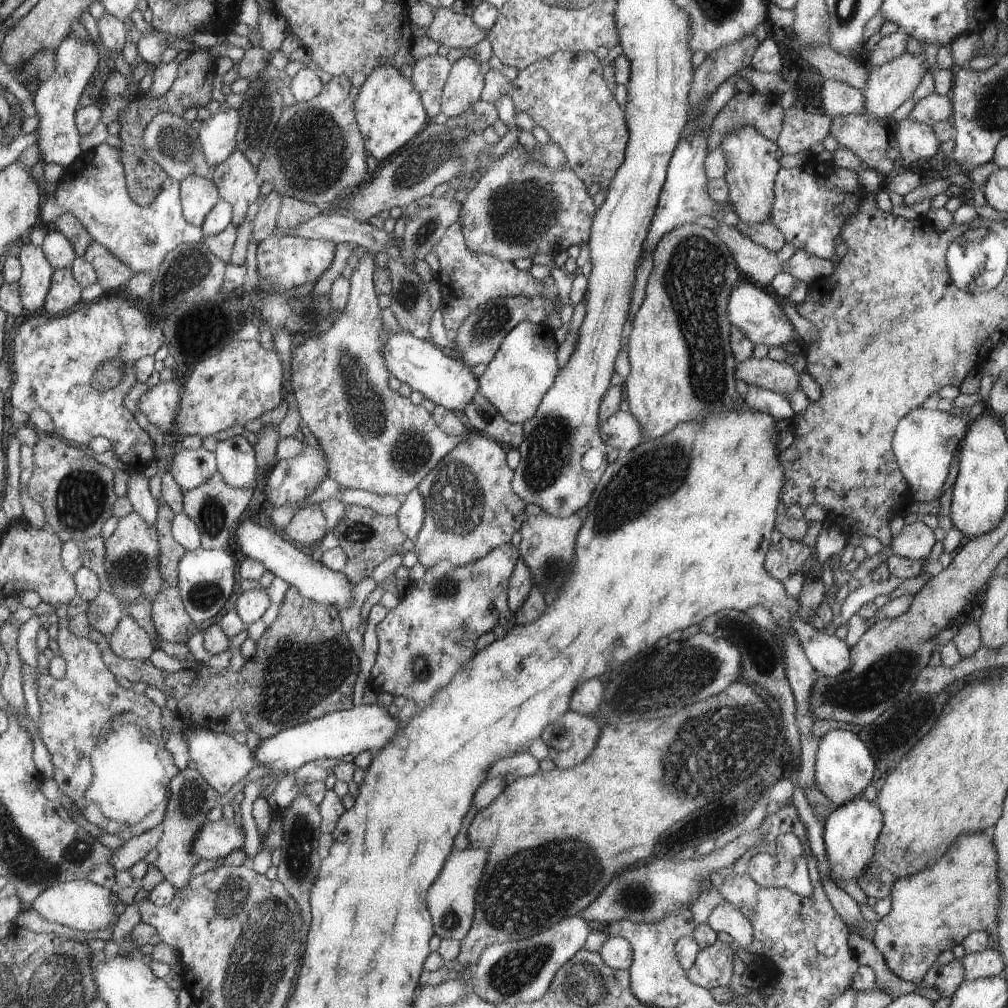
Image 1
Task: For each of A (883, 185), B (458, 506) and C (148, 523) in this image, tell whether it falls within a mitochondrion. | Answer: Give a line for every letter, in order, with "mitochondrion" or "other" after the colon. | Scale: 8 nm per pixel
A: other
B: mitochondrion
C: other

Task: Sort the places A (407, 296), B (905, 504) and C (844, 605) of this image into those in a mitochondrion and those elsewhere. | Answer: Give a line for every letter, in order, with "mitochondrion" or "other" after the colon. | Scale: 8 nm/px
A: mitochondrion
B: other
C: other

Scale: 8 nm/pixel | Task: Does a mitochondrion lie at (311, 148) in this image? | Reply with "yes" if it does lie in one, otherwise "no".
yes

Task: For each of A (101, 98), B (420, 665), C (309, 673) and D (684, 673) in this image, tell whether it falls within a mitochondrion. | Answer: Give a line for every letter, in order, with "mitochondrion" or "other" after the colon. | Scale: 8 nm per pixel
A: other
B: mitochondrion
C: mitochondrion
D: mitochondrion

